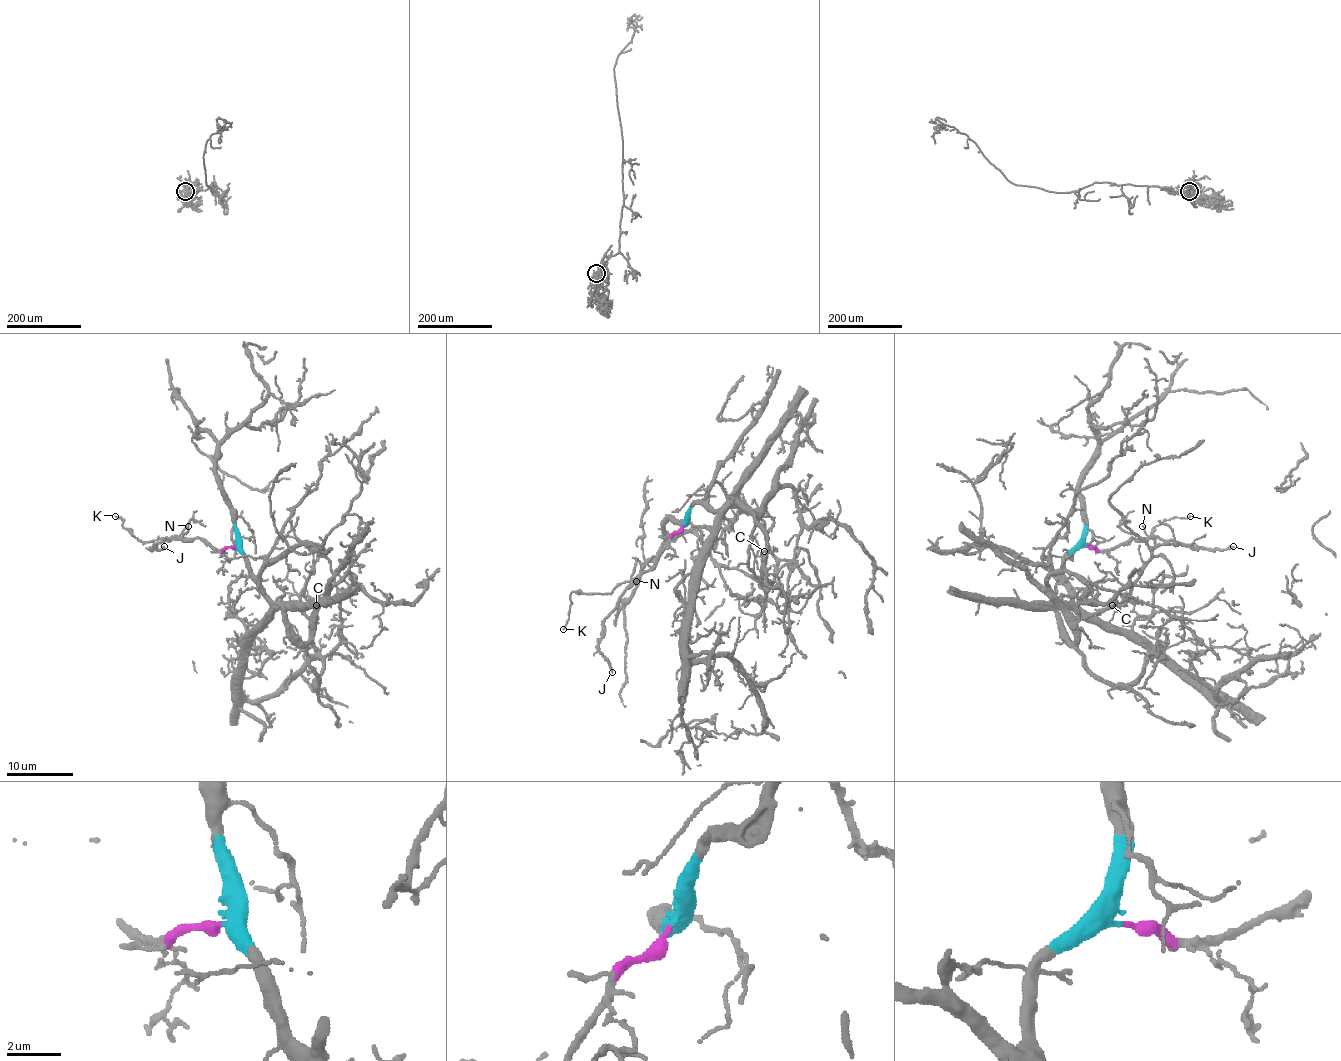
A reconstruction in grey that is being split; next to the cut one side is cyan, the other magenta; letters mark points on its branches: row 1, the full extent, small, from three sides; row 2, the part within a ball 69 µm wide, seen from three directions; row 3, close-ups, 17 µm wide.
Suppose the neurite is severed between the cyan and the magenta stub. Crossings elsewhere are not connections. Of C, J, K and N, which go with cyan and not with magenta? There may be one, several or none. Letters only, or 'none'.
C

